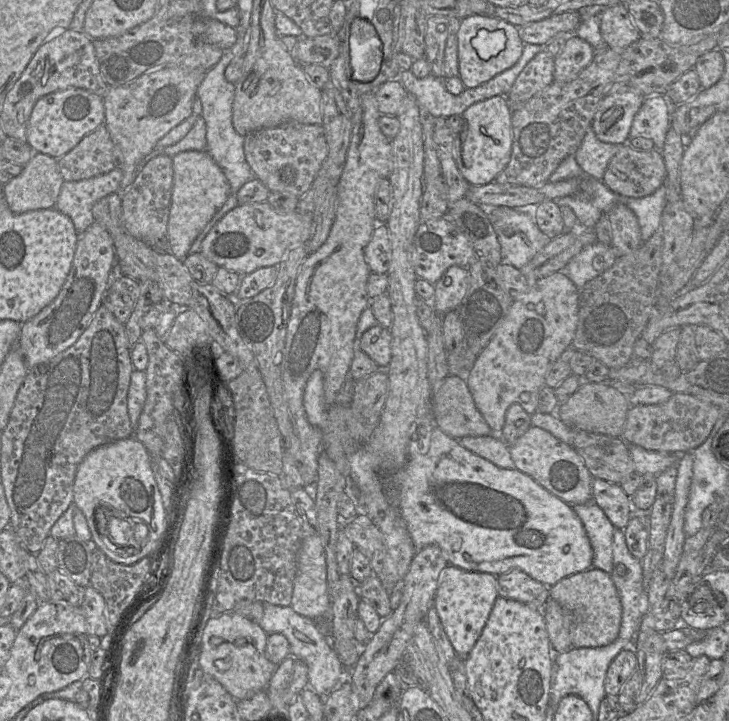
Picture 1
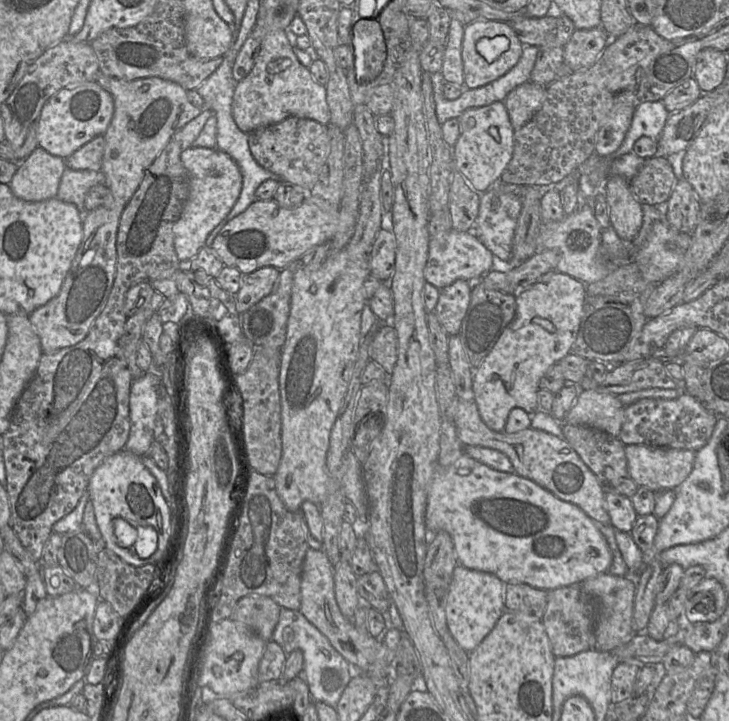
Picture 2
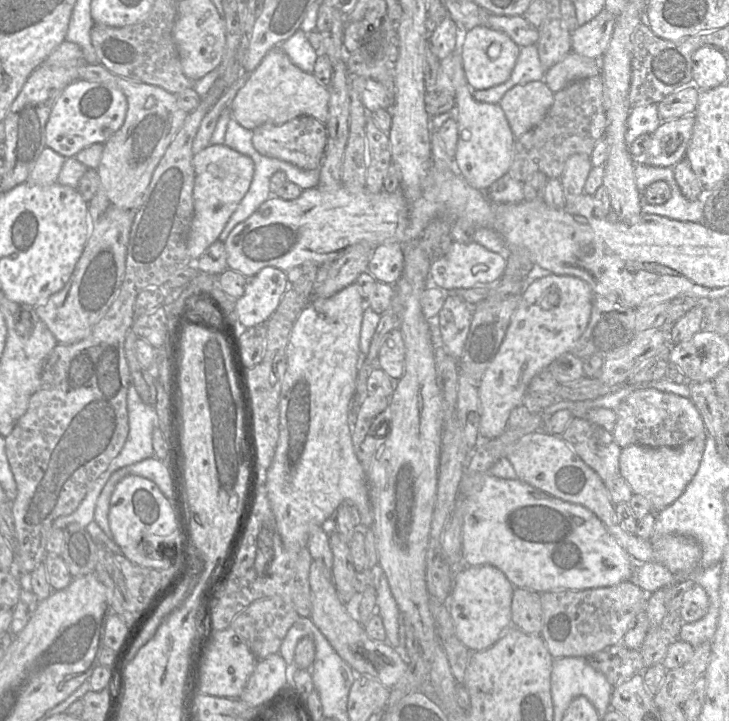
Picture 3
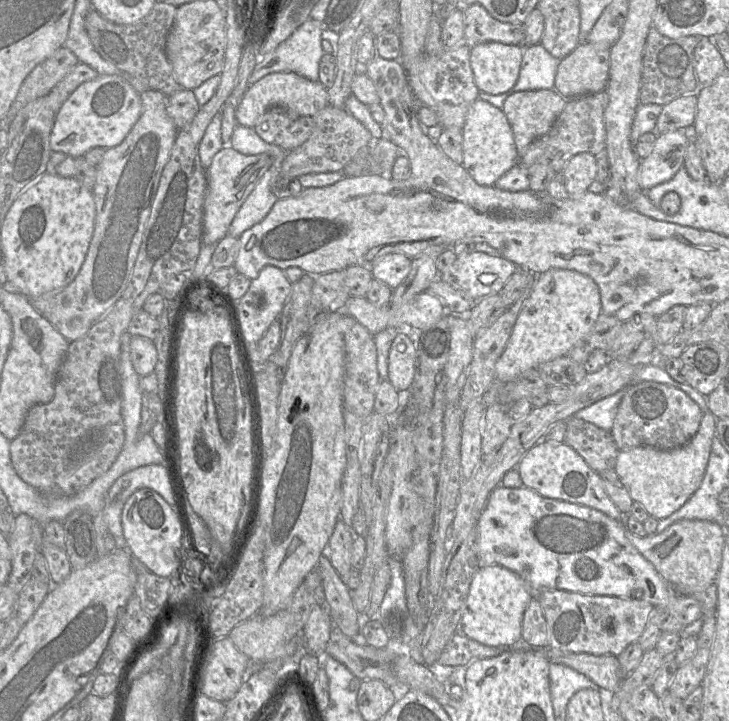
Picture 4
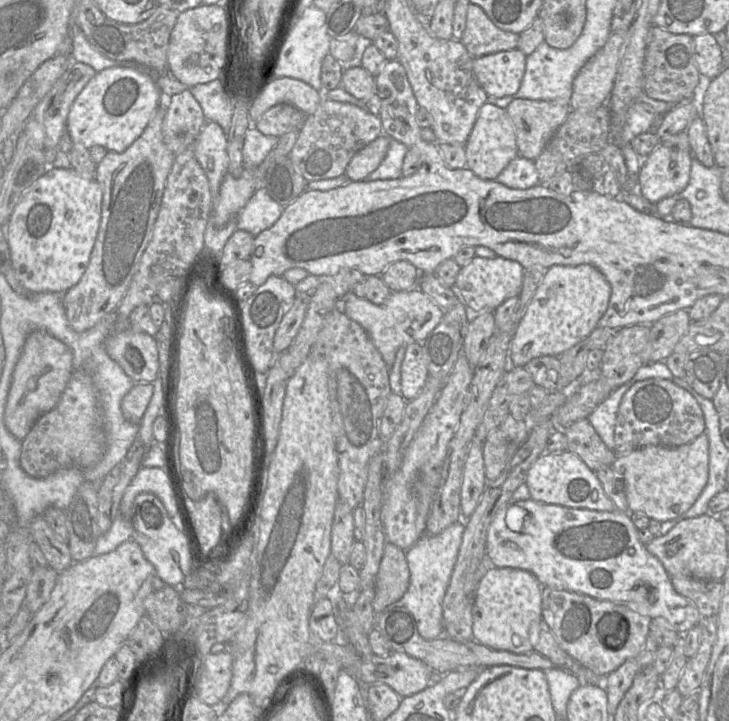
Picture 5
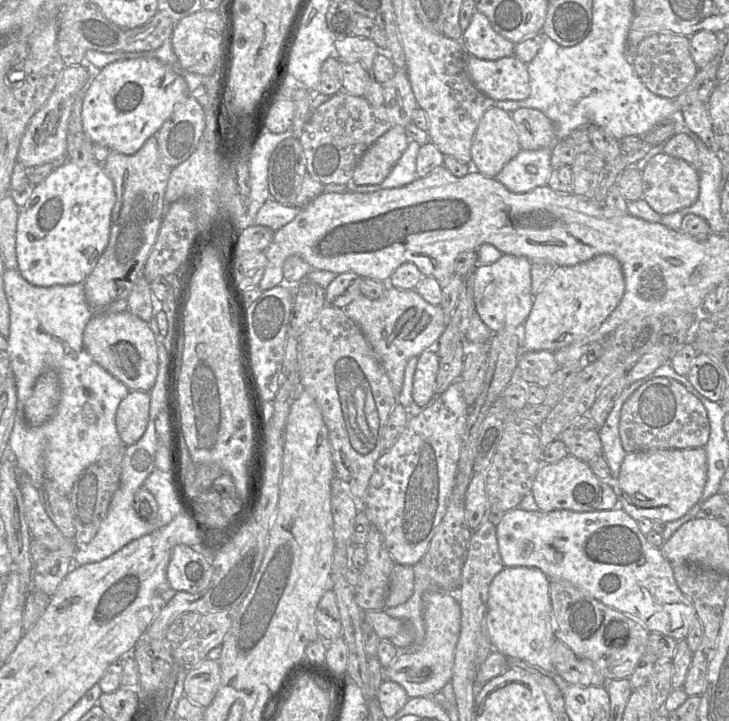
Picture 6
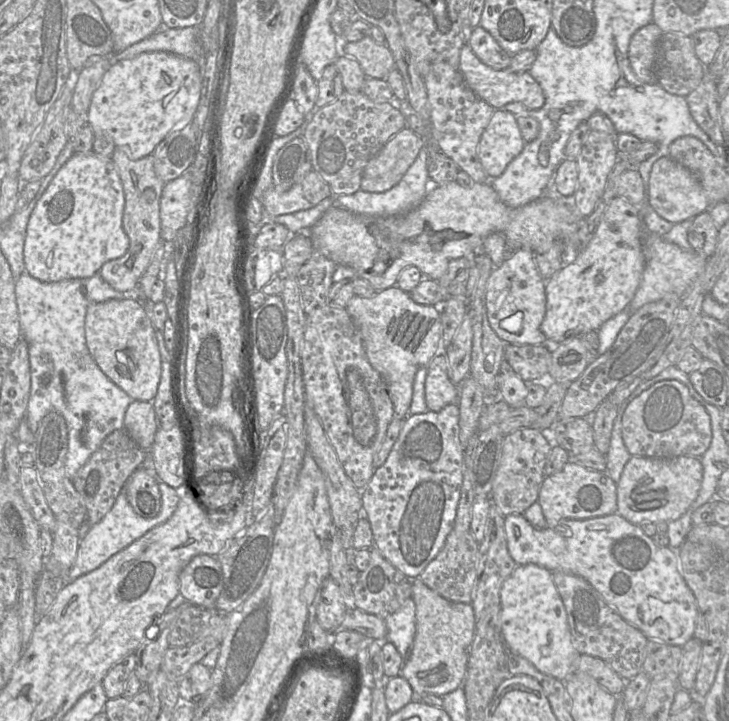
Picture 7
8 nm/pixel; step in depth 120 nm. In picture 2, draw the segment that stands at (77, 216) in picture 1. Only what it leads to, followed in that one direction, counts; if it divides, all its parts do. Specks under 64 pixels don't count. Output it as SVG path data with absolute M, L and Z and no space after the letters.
M65 165L63 175L57 192L57 198L63 202L75 205L82 215L83 221L85 217L84 199L89 189L97 184L105 184L105 176L102 171L92 170L72 170Z

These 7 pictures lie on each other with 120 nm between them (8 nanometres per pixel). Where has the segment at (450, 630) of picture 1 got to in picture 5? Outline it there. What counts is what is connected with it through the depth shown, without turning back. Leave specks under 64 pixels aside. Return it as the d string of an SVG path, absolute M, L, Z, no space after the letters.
M512 567L489 569L479 581L472 605L473 640L494 650L516 654L534 651L529 639L532 622L542 618L542 588L529 571Z

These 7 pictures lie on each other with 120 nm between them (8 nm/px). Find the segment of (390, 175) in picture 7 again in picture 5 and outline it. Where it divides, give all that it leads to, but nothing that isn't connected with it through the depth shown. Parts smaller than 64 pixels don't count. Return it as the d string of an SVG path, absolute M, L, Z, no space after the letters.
M382 133L351 158L346 167L345 175L352 181L365 180L385 158L389 143L390 138Z

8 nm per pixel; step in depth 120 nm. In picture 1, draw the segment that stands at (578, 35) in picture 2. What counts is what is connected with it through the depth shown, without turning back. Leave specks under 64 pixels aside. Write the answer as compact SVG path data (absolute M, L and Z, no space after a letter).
M570 34L562 52L555 57L554 82L569 82L586 68L595 55L595 49L576 34Z

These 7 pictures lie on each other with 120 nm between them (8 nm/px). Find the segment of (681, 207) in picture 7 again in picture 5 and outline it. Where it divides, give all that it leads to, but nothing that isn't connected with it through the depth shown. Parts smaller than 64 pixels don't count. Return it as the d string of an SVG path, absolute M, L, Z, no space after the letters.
M659 143L653 151L642 158L641 167L637 175L637 190L651 204L682 192L690 180L691 150L668 147Z

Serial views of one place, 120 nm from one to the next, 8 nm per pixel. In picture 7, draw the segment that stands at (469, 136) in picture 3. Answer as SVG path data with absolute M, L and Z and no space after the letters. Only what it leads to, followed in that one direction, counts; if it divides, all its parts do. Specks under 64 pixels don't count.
M496 109L478 144L478 158L488 177L500 176L525 143L516 116L505 109Z

